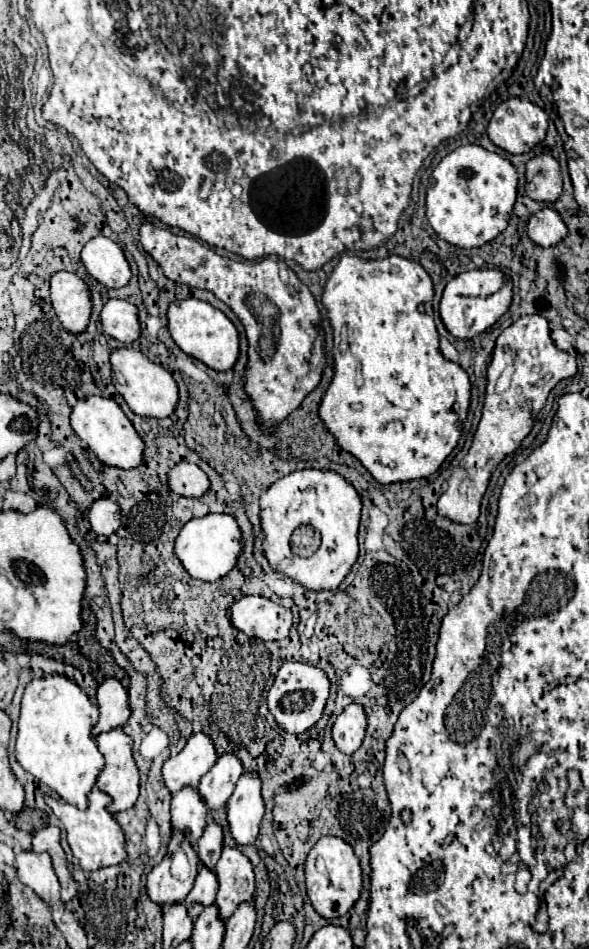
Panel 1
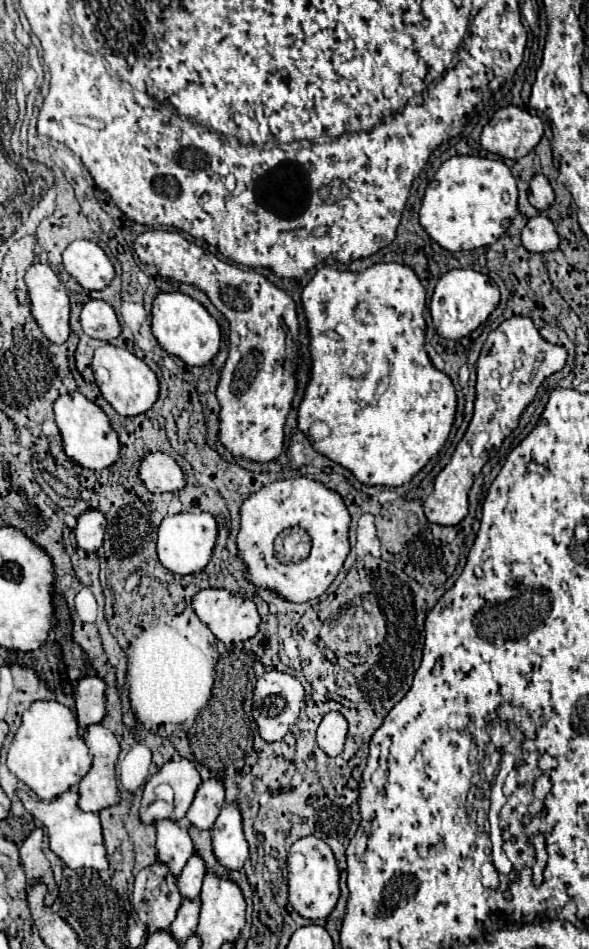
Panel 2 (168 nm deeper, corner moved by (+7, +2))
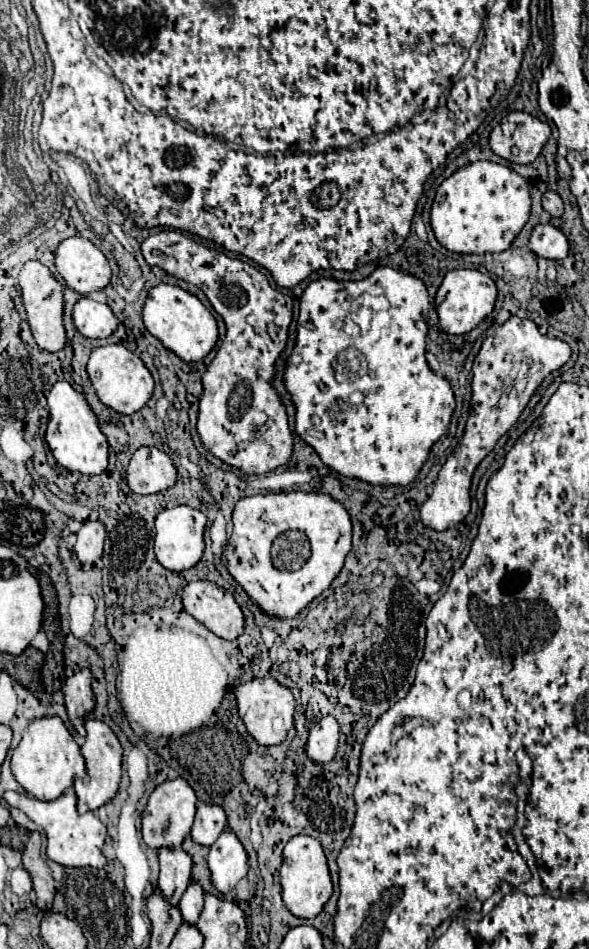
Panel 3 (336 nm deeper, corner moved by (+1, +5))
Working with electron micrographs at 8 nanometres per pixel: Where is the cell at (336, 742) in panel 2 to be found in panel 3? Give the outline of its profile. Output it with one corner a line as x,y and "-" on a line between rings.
323,716
309,728
305,756
315,764
325,764
335,756
339,742
339,724
333,716

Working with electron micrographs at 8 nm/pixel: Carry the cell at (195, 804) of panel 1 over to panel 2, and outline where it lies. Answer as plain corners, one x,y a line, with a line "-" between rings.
175,819
157,821
157,859
165,861
179,875
191,855
193,841
189,837
189,825

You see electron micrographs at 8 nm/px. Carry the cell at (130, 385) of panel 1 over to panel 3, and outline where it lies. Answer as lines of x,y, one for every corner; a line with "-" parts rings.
117,344
93,348
89,362
87,362
87,374
95,388
97,398
119,414
133,414
141,410
147,404
147,400
151,398
153,386
155,386
153,376
145,368
141,358
129,352
125,346
117,346

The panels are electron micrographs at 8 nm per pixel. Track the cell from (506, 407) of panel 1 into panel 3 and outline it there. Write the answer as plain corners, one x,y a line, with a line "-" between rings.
511,316
503,326
495,328
495,332
483,340
481,350
473,360
473,396
465,434
453,454
443,464
433,494
421,506
421,522
425,526
433,530
447,530
457,526
469,514
469,488
475,468
493,450
495,442
517,422
519,414
523,412
543,378
549,376
553,370
561,368
569,358
569,344
559,338
543,336
535,322
531,322
529,318

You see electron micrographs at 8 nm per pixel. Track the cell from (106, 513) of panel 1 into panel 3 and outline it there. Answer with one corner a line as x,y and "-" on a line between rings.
87,520
77,532
77,542
73,546
73,552
81,564
93,566
103,556
103,542
105,542
103,524

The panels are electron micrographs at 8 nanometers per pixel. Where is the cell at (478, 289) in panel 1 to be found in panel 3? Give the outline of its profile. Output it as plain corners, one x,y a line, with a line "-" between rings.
467,268
451,270
445,274
443,284
439,286
437,296
435,296
439,326
447,334
467,334
493,312
495,298
497,298
497,288
489,276
481,274
479,270
467,270

